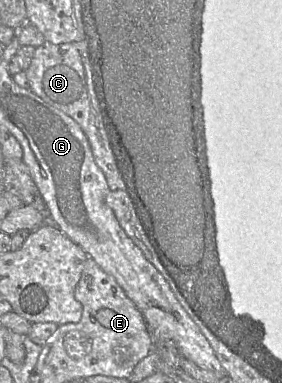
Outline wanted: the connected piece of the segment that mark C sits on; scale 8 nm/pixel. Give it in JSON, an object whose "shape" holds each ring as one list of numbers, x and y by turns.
{"shape":[[45,41,35,48,30,66,25,70,29,89,50,106,75,120,84,132,96,165,103,172,110,191,124,190,103,125,95,94,86,41,53,44]]}

